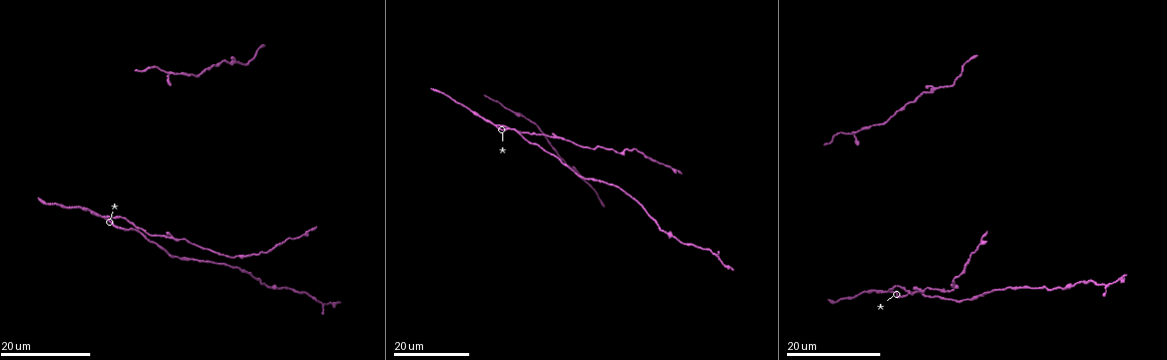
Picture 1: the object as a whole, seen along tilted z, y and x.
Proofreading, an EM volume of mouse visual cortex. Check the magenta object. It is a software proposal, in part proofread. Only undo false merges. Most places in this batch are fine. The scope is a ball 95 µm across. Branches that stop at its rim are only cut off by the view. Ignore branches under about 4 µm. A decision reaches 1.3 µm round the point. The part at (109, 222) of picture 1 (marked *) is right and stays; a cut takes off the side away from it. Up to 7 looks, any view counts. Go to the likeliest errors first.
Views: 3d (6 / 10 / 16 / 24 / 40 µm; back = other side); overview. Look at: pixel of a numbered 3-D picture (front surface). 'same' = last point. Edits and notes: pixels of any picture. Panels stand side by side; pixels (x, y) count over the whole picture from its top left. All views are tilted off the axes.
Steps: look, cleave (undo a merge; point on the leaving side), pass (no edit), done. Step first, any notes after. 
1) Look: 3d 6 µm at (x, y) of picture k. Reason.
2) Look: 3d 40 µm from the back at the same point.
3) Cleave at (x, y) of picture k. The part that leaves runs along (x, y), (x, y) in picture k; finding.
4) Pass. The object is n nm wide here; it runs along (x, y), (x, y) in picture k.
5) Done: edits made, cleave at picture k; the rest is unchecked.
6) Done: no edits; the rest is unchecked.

Look: 3d 16 µm at (105, 215) of picture 1. Three arms meet.

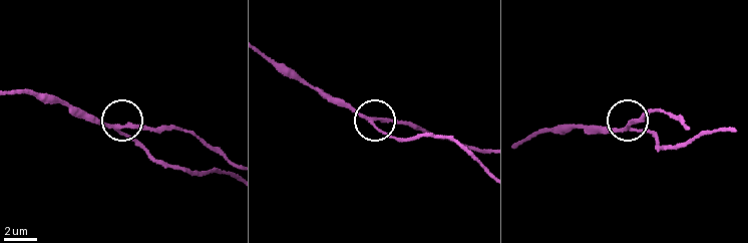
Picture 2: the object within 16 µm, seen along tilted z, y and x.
Look: 3d 10 µm at (374, 117) of picture 2.

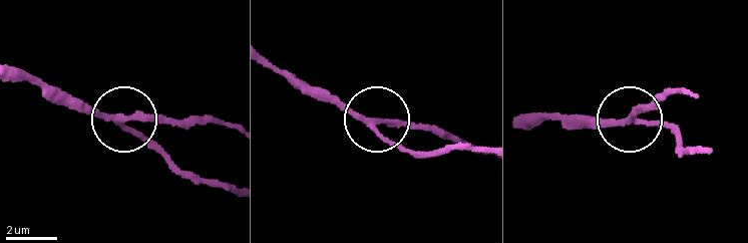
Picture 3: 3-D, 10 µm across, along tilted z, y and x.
Pass. 3 arms meet here; continuous, no second neuron.

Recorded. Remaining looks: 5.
Look: 3d 16 µm at (171, 73) of picture 1. Three arms meet.

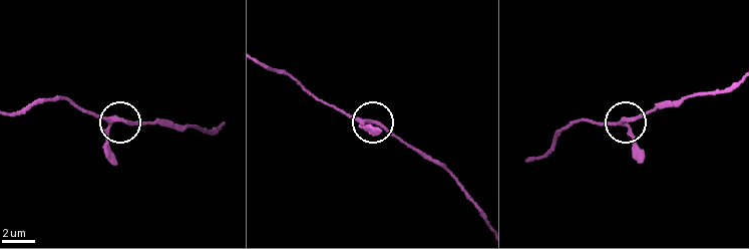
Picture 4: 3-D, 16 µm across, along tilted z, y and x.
Look: 3d 6 µm at (622, 121) of picture 4. Closer look.

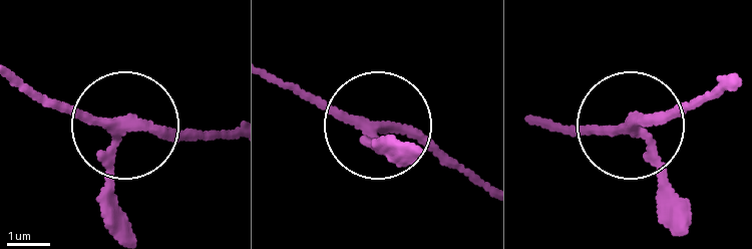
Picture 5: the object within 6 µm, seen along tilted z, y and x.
Pass. The side arm is 11 µm long; 3 arms meet here; continuous, no second neuron.

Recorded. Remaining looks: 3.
Look: 3d 24 µm at (682, 242) of picture 1. Narrows sharply.

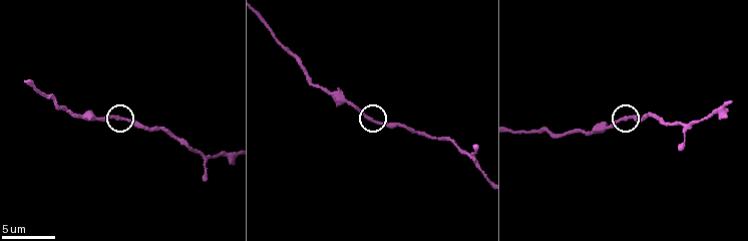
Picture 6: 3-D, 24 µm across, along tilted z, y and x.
Look: 3d 10 µm at (630, 116) of picture 6. Closer look.

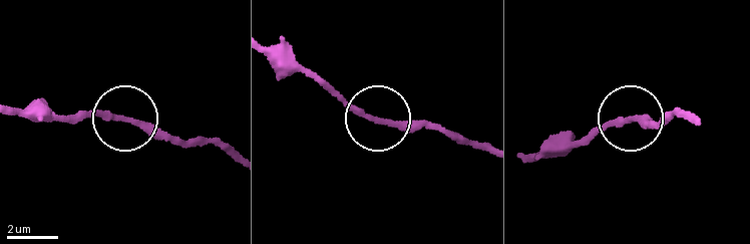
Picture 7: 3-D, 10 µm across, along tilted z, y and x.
Look: 3d 10 µm from the back at (372, 119) of picture 7.

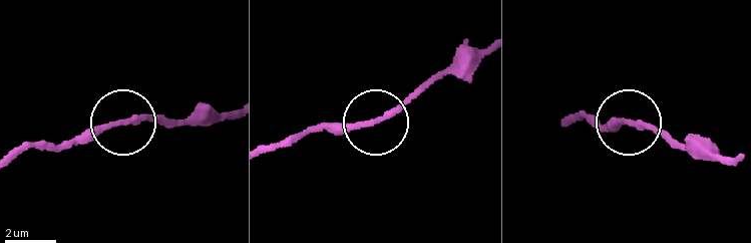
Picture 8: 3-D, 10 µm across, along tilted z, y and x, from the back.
Pass. It runs along (231, 112), (163, 125), (136, 117), (102, 124), (68, 139) in picture 8; one neuron here.

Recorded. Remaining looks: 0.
Done: no edits; the rest is unchecked.

